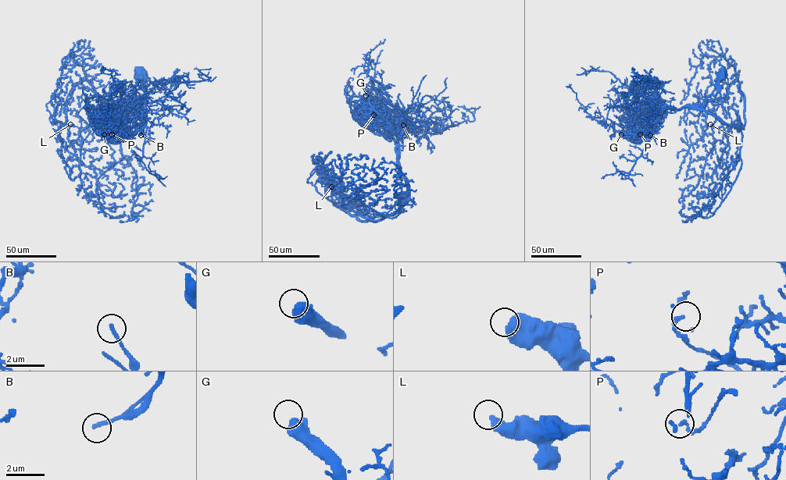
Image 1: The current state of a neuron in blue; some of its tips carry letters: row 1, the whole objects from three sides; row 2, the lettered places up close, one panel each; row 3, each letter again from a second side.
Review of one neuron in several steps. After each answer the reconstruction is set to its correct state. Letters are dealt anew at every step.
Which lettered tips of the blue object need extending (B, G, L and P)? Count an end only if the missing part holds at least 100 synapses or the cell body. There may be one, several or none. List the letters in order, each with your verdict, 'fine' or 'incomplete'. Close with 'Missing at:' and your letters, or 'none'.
B: fine
G: incomplete
L: fine
P: fine
Missing at: G

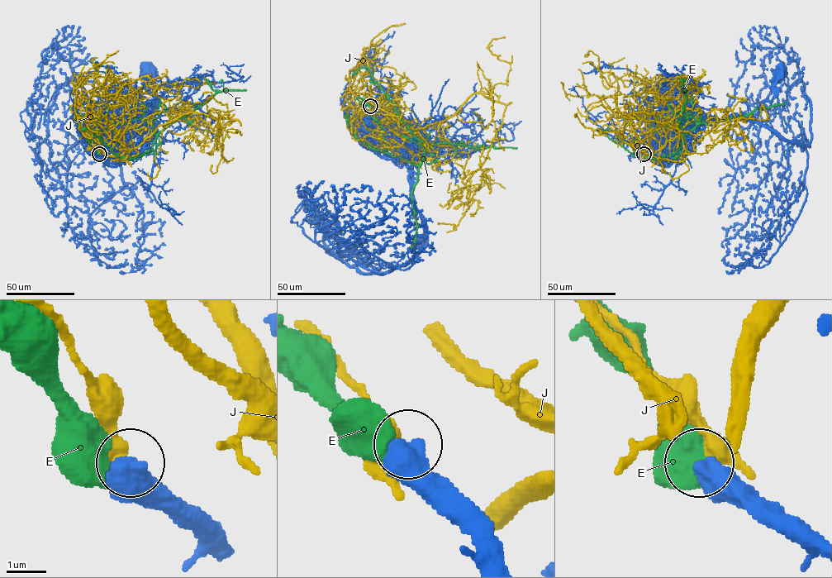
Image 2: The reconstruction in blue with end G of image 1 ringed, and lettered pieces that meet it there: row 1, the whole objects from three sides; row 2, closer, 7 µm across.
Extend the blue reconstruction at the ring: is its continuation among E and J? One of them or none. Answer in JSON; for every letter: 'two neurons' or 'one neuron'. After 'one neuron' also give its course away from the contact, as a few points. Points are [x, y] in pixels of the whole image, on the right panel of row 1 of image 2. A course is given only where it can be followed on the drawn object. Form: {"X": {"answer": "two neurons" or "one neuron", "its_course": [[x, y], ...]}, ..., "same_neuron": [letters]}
{"E": {"answer": "two neurons"}, "J": {"answer": "two neurons"}, "same_neuron": []}

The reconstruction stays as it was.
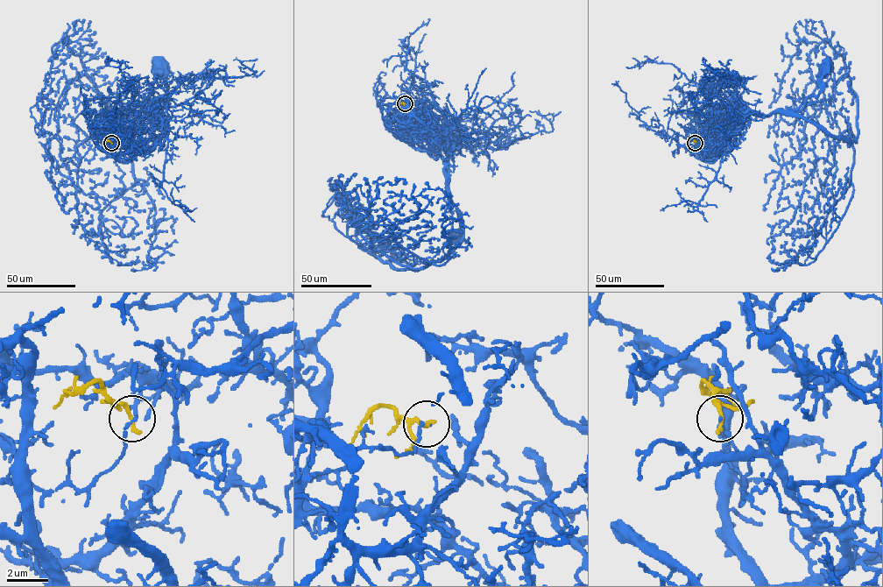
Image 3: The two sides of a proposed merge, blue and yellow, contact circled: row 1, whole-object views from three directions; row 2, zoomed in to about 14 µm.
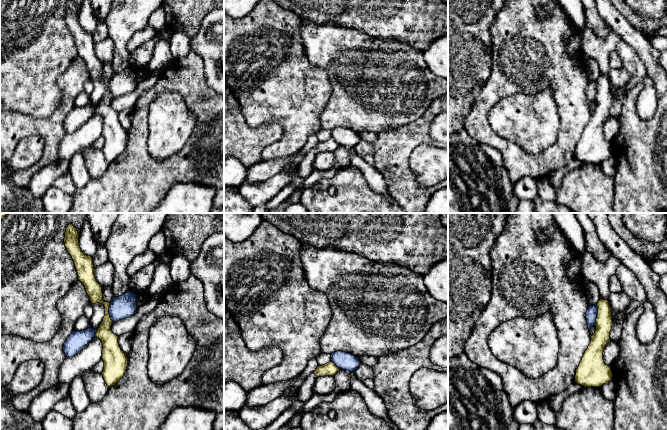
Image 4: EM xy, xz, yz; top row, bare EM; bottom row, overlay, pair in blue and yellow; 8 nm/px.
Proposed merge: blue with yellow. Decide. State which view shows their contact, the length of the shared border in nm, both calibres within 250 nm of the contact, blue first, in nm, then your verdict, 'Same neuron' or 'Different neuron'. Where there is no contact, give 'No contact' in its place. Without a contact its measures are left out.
Touches blue in yz. Shared border 180 nm. Thickness 90 nm (blue) against 140 nm. Different neuron

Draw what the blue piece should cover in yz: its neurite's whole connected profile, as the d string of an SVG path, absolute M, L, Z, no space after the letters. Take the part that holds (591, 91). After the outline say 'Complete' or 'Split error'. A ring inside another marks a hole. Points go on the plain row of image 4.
M597 80L588 83L586 89L586 96L587 96L589 107L596 100L597 90L598 90Z. Complete

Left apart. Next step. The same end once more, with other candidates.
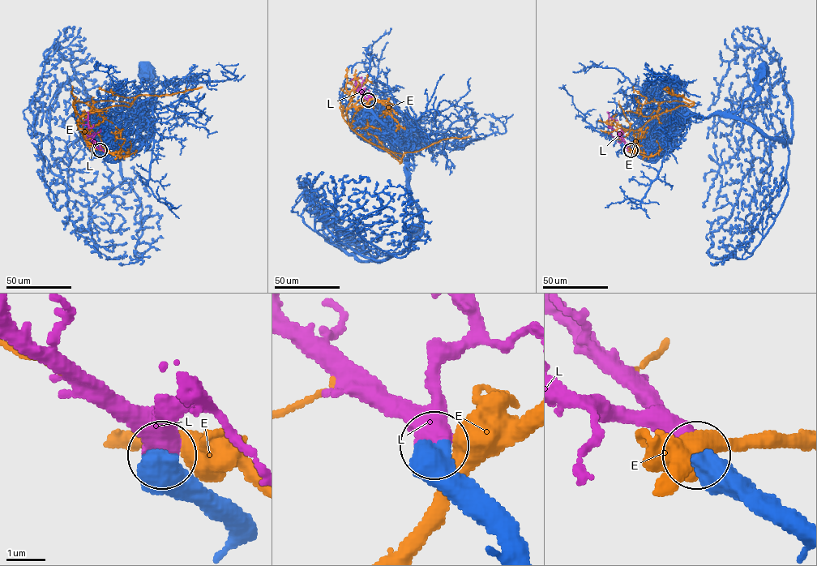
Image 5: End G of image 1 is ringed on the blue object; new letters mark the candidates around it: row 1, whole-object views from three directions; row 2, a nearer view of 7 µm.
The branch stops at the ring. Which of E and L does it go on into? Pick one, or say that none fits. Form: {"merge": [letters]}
{"merge": ["L"]}

